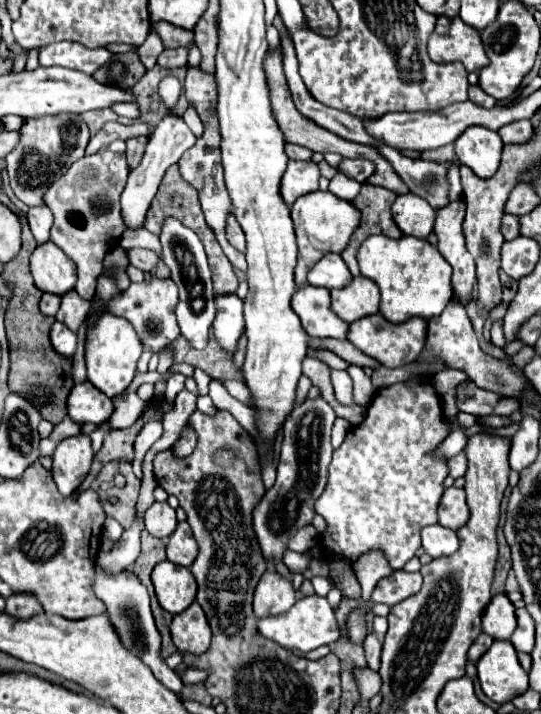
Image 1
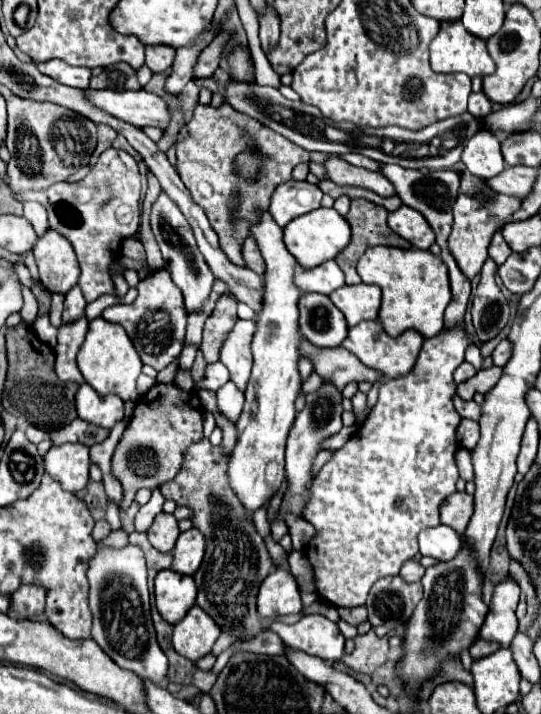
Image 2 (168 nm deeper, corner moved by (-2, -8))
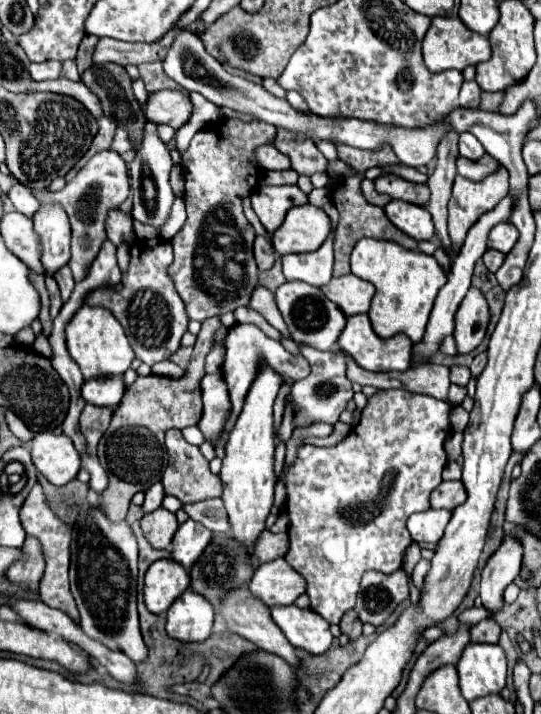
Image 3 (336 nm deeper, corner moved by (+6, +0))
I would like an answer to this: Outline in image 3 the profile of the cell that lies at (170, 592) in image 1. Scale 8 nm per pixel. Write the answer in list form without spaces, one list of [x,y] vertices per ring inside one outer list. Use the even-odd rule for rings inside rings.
[[[171,558],[153,562],[145,574],[145,606],[153,614],[165,614],[173,600],[189,588],[189,572]]]

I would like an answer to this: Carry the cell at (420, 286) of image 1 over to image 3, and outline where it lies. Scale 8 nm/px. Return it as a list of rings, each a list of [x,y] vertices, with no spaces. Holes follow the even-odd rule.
[[[363,238],[351,252],[351,272],[375,284],[375,296],[367,314],[377,336],[389,338],[403,332],[413,342],[423,338],[435,296],[447,282],[447,274],[433,256],[419,250],[407,250],[389,240]]]

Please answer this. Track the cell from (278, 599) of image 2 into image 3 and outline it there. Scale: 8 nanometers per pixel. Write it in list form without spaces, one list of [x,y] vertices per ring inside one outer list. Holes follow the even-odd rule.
[[[277,558],[259,564],[249,582],[249,590],[269,608],[289,606],[305,592],[305,580],[283,558]]]

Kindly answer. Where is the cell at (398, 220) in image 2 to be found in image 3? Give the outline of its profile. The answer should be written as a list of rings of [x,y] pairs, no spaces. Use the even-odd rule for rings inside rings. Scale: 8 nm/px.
[[[391,200],[383,210],[385,210],[387,218],[391,220],[391,224],[395,224],[401,232],[415,238],[417,242],[431,240],[435,236],[433,220],[431,220],[427,208],[405,202],[405,200]]]

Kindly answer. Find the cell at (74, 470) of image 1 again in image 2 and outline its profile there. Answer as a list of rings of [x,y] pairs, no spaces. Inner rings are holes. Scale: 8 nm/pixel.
[[[85,444],[51,446],[43,456],[47,474],[67,492],[79,492],[89,482],[89,448]]]

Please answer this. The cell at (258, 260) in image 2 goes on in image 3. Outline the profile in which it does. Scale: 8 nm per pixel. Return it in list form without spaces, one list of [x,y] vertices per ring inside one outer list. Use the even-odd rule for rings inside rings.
[[[263,236],[255,238],[255,242],[253,242],[253,256],[257,260],[259,270],[269,270],[273,266],[273,262],[275,262],[275,252],[273,252],[271,244]]]

